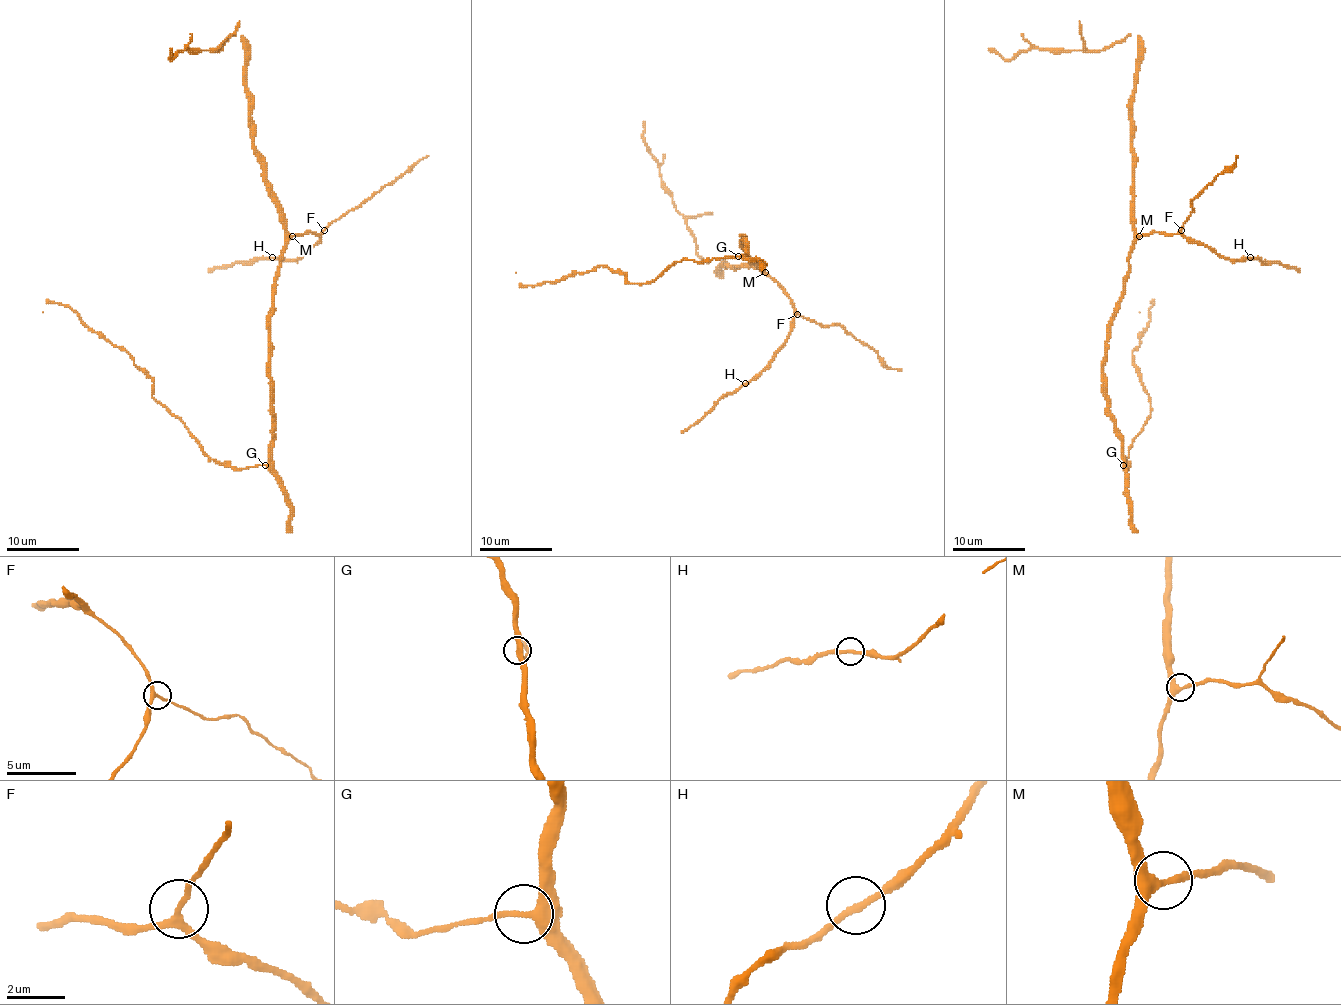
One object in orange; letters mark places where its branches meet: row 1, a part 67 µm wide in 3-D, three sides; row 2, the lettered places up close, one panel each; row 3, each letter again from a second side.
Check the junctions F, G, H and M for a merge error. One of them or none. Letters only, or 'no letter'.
no letter

